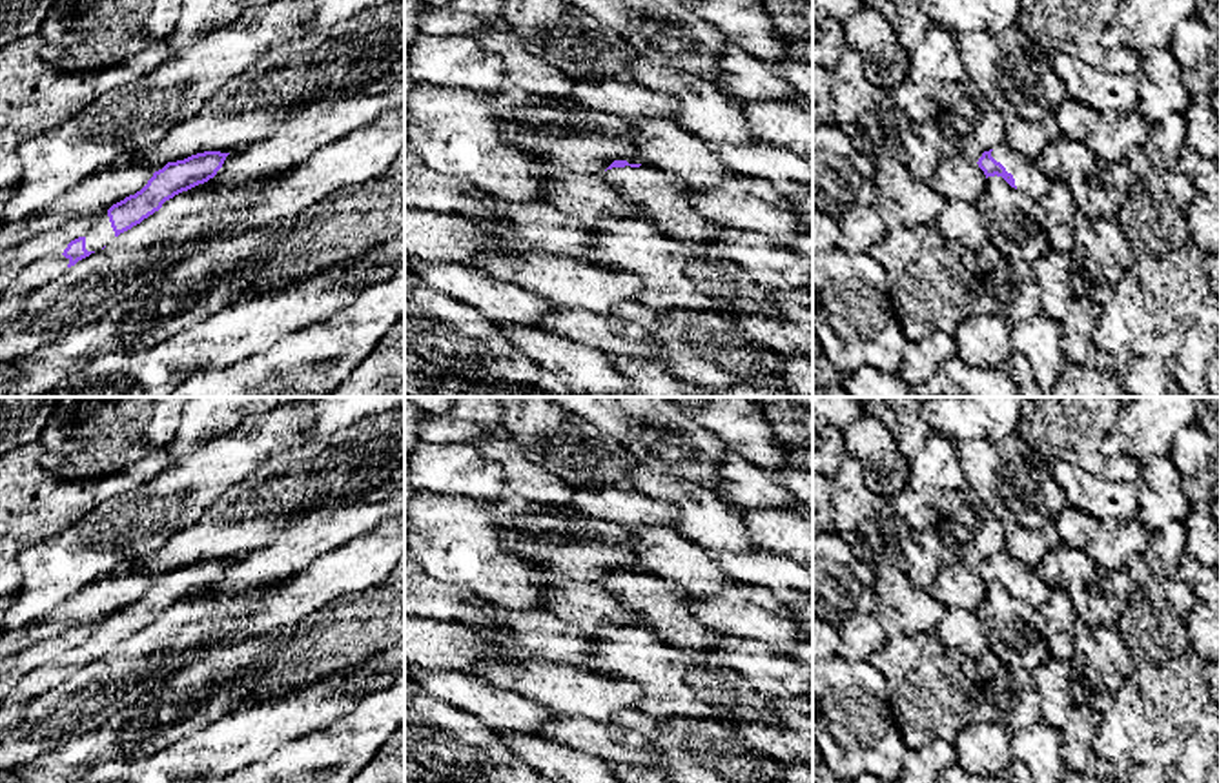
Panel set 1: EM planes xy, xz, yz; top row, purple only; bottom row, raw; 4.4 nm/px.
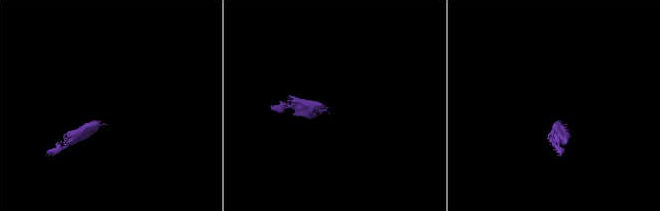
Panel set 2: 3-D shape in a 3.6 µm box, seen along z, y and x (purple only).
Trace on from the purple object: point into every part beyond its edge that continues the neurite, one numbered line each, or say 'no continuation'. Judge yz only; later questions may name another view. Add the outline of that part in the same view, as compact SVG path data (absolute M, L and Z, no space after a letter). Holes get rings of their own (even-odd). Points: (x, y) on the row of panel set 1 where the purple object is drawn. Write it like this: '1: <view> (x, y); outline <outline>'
1: yz (1028, 177); outline M1006 144L995 147L991 157L1013 175L1017 189L1024 191L1031 198L1042 200L1050 191L1053 180L1037 168L1035 160L1026 158Z

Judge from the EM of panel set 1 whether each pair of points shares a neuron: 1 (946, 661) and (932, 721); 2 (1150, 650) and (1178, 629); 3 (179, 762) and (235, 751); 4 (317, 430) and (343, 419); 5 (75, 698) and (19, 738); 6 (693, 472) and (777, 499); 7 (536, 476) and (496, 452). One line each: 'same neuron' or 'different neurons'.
1: same neuron
2: same neuron
3: same neuron
4: same neuron
5: same neuron
6: different neurons
7: same neuron

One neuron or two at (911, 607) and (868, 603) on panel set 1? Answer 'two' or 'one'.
two

